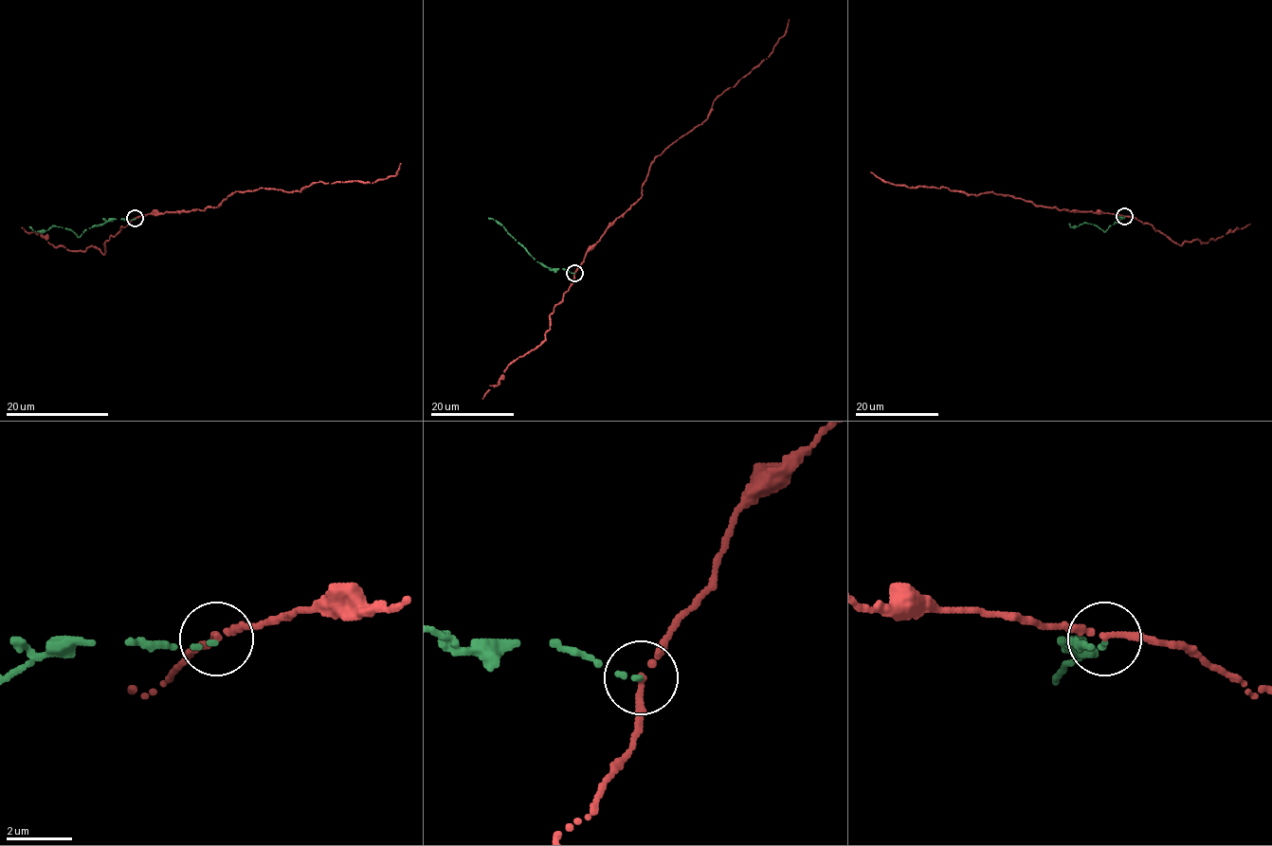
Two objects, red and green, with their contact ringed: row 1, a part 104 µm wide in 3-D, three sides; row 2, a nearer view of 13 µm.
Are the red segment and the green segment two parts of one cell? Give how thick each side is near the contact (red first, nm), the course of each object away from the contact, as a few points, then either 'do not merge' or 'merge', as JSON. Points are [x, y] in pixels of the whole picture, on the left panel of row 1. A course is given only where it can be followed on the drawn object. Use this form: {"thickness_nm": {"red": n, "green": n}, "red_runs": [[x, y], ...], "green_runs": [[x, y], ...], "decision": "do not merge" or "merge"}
{"thickness_nm": {"red": 180, "green": 130}, "red_runs": [[135, 218], [205, 210], [219, 206], [235, 190], [291, 192], [313, 183], [375, 182], [395, 175], [401, 164]], "green_runs": [[135, 219], [106, 221], [85, 229], [79, 237], [63, 227], [52, 225], [45, 231], [28, 227]], "decision": "do not merge"}

